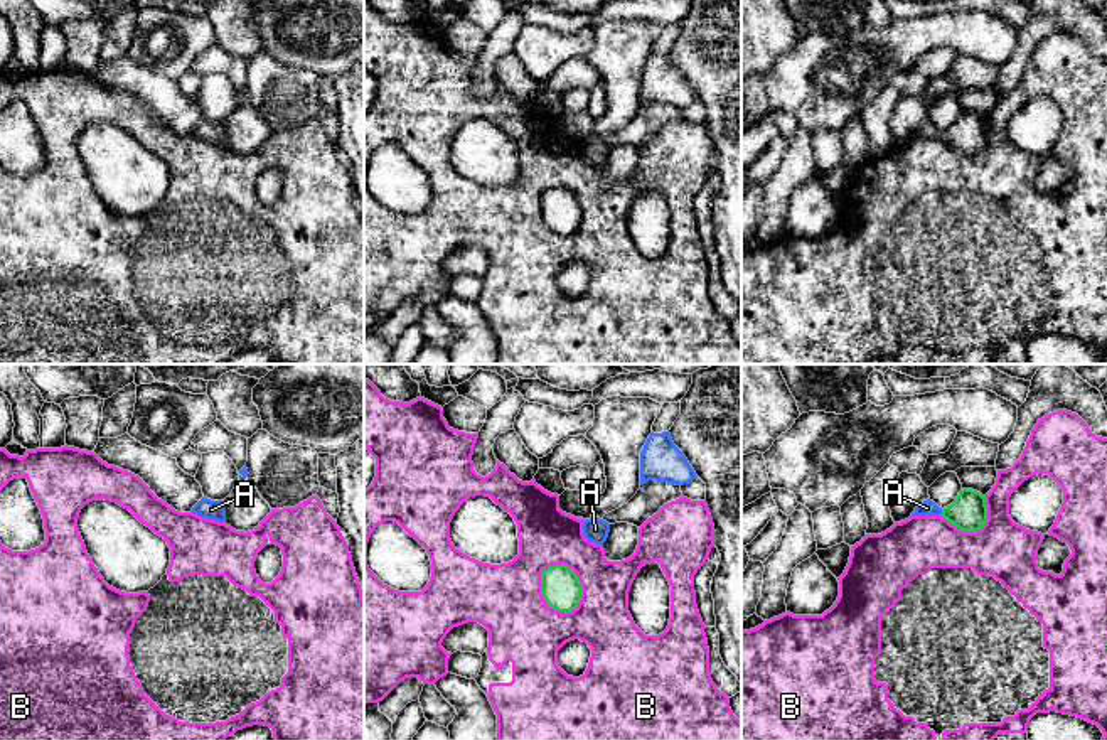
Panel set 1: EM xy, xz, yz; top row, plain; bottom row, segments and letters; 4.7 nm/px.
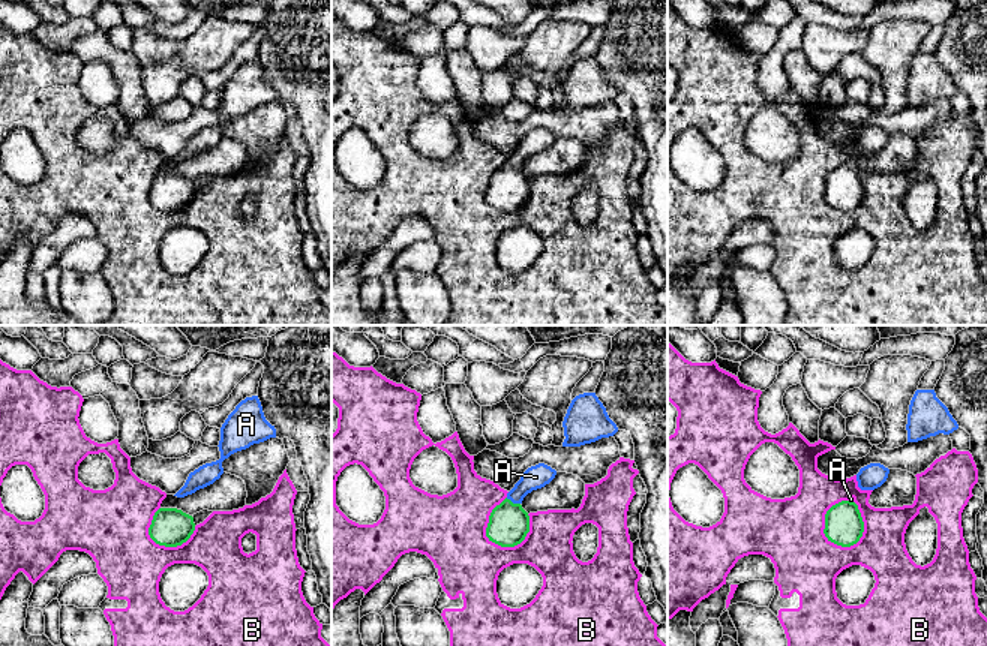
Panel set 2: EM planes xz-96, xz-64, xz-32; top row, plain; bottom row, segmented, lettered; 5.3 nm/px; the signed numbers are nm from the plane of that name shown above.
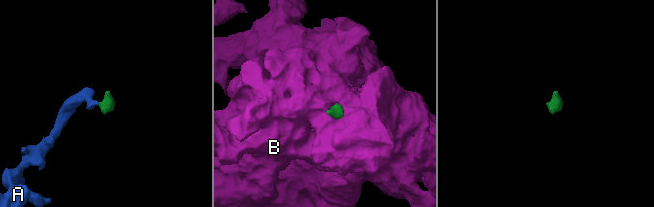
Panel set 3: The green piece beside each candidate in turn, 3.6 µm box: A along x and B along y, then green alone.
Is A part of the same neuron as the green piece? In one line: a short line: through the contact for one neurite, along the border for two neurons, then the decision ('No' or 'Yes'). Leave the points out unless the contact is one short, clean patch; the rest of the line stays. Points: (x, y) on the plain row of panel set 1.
Line: yz (969, 135), (942, 135), (927, 130). Yes

